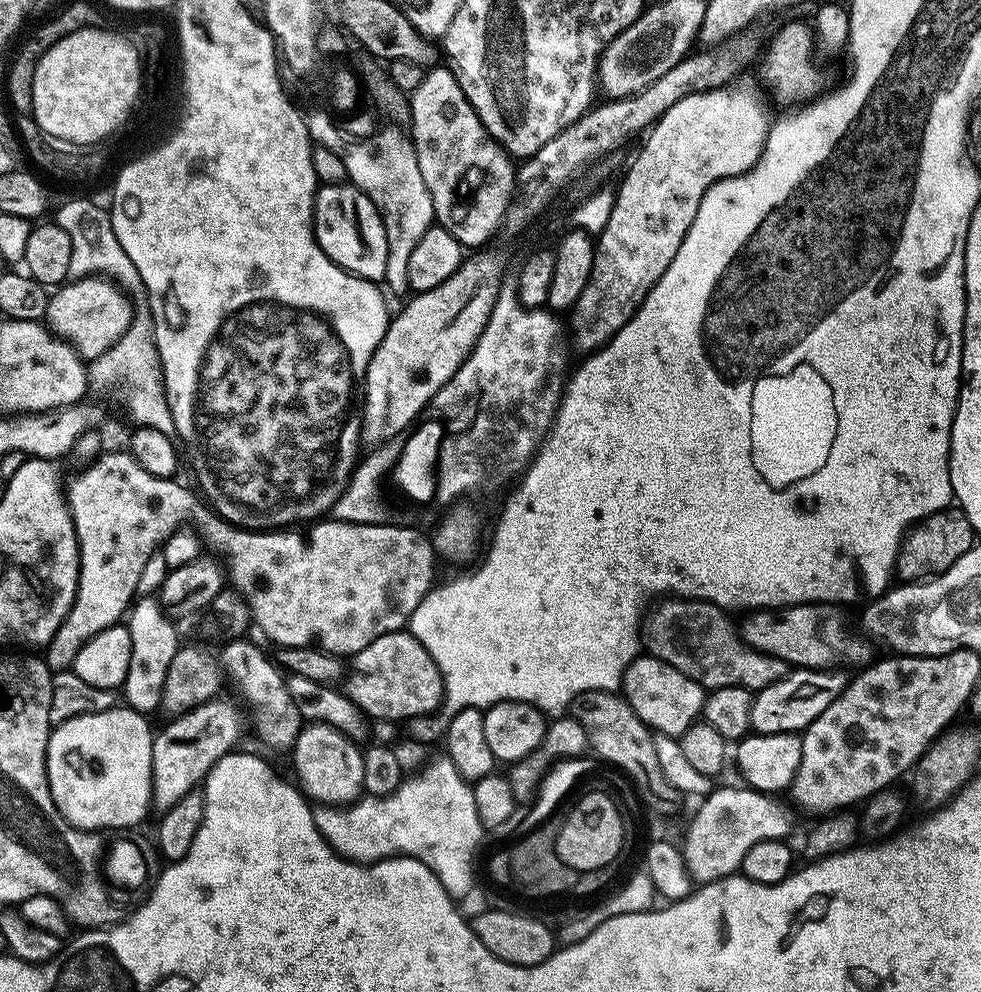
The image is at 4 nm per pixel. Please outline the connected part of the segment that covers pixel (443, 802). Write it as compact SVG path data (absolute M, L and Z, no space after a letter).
M449 758L430 760L419 770L405 775L392 793L365 795L343 806L317 803L312 817L324 841L345 860L370 864L373 860L387 860L389 856L412 856L434 873L448 896L460 902L463 896L471 894L476 884L476 851L480 848L480 839L486 836L486 829L478 818L478 806L474 806L472 784L464 779Z

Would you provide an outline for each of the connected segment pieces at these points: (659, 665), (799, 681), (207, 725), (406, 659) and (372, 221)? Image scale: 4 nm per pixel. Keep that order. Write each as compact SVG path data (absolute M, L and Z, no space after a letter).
M641 654L624 671L622 695L634 714L649 729L678 738L701 719L706 689L697 680L688 680L686 674L674 670L674 666L662 662L656 656Z
M797 668L789 671L778 682L761 688L752 701L752 727L759 734L782 734L783 732L803 733L804 729L842 694L849 682L840 670L823 668Z
M225 698L207 700L202 706L198 706L189 712L183 712L180 716L169 719L169 724L164 729L157 731L152 737L152 799L155 807L167 810L178 802L187 792L193 791L197 786L203 785L204 777L223 756L237 747L240 740L240 731L244 724L240 721L240 712Z
M407 630L374 638L366 650L356 653L354 663L356 670L347 679L346 695L365 717L407 722L413 716L433 715L443 705L444 675L434 658L430 658L426 646Z
M351 182L343 184L325 184L317 187L316 201L312 207L312 228L316 231L316 241L320 249L339 267L344 268L351 276L361 276L363 280L383 281L386 274L386 230L380 217L380 211L366 198L361 188Z

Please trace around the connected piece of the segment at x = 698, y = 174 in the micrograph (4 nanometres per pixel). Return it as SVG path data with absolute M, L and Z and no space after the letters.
M744 79L714 90L691 92L686 98L674 102L674 106L670 106L670 110L666 110L666 114L643 137L644 149L633 158L620 189L615 189L610 218L595 241L590 283L586 290L582 290L582 298L578 298L576 307L570 312L576 336L587 350L599 349L611 340L615 332L622 330L622 326L626 326L642 306L658 278L666 274L666 266L674 262L674 254L678 254L678 246L682 246L698 214L698 206L702 206L706 190L710 190L717 180L748 172L758 162L768 131L772 128L772 120L764 109L763 90L754 81Z

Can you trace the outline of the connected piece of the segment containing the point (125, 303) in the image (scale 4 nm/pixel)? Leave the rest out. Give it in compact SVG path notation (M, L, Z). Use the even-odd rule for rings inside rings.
M84 276L80 280L69 279L49 295L46 324L57 336L67 340L85 361L91 362L120 341L132 325L133 315L133 301L117 281L103 276Z

